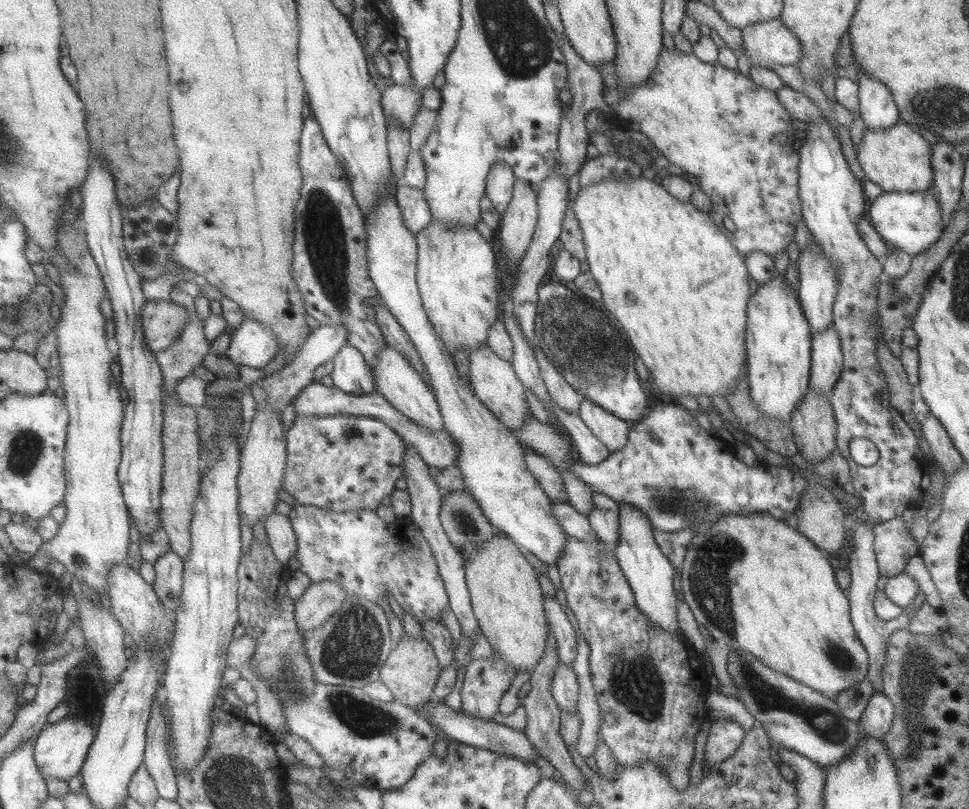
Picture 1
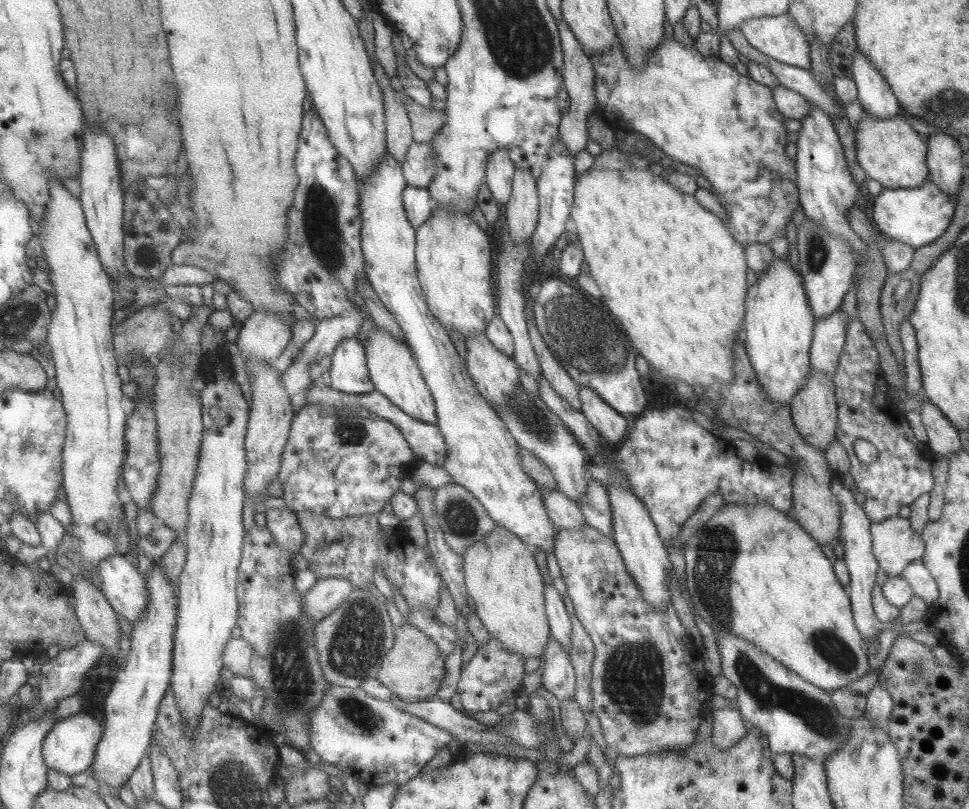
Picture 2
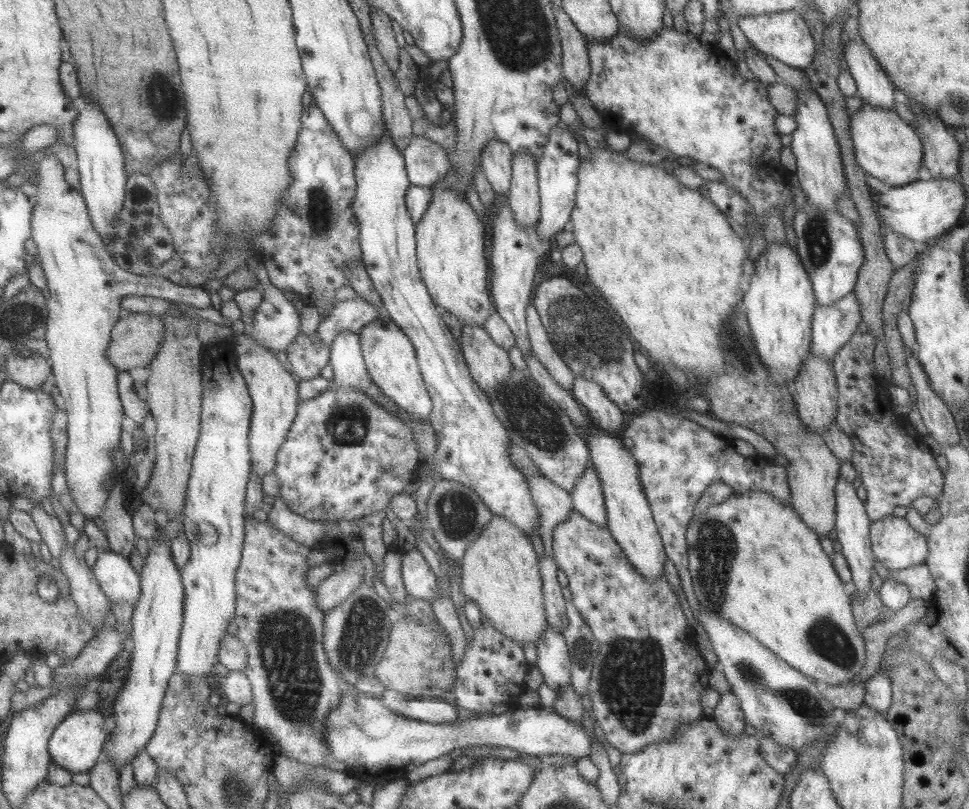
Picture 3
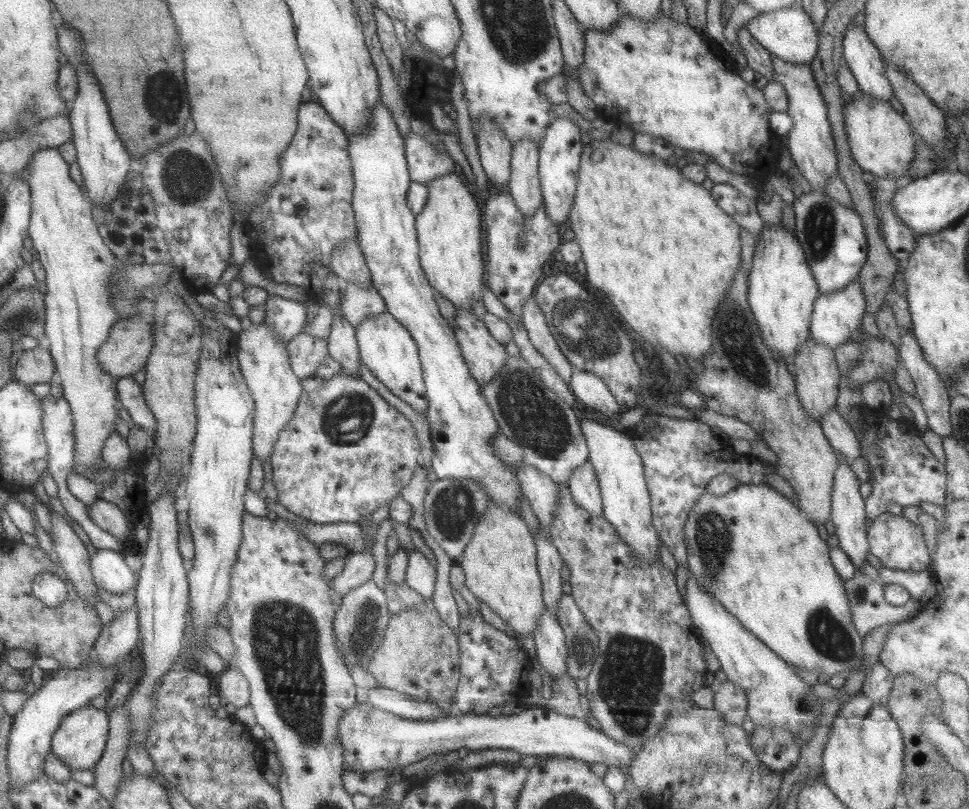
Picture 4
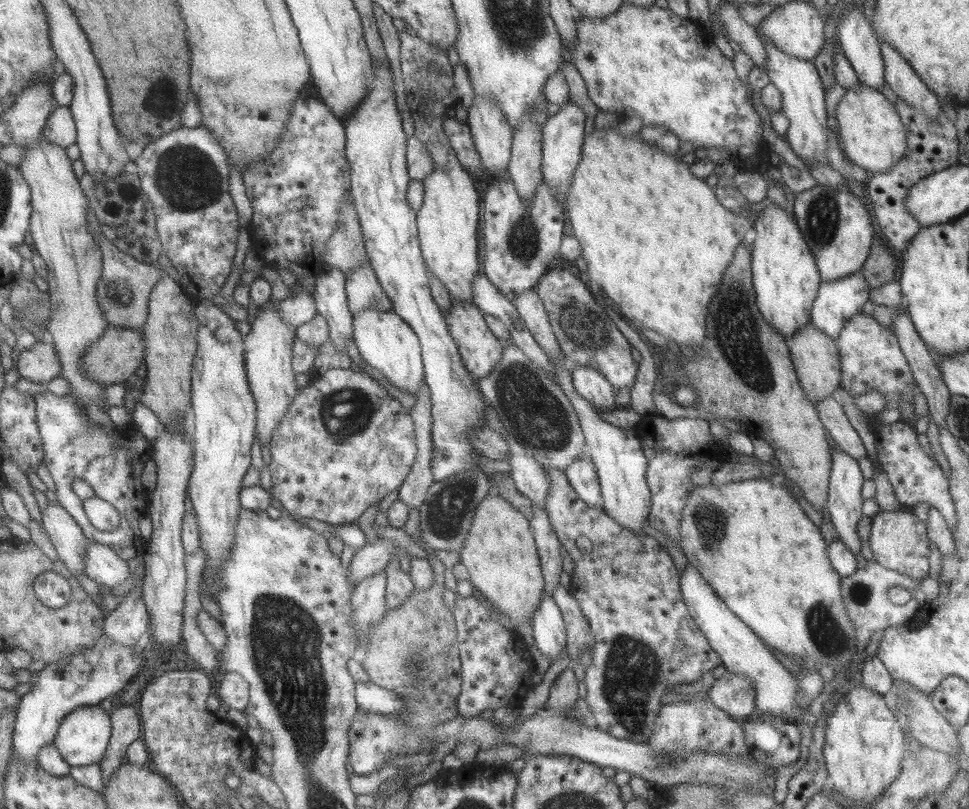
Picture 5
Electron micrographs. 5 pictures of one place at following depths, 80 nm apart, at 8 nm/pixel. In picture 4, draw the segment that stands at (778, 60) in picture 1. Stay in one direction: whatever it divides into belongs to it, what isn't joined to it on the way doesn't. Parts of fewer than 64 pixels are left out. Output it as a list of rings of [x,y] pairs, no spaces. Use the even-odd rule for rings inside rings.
[[[800,1],[779,10],[760,13],[743,27],[753,40],[757,41],[767,52],[791,64],[809,64],[814,58],[818,47],[818,32],[815,23],[805,15]]]

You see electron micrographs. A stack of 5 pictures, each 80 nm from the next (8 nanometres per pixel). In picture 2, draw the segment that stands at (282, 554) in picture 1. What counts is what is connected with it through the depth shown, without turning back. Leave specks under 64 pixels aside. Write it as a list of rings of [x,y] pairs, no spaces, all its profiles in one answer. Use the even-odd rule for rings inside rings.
[[[287,508],[284,510],[267,509],[264,516],[265,527],[273,534],[278,546],[282,546],[282,550],[297,553],[302,545],[304,534],[299,528],[296,514]]]

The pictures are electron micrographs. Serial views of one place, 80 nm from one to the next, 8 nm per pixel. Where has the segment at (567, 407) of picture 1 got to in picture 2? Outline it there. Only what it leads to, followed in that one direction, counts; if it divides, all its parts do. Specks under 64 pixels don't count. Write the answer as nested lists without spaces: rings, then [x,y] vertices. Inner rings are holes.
[[[533,314],[530,318],[527,318],[526,327],[528,337],[537,357],[541,376],[549,383],[551,389],[557,393],[557,396],[561,397],[563,401],[567,401],[569,407],[577,411],[581,410],[578,385],[571,380],[563,366],[559,364],[550,352],[550,349],[543,342],[539,331],[536,329]]]

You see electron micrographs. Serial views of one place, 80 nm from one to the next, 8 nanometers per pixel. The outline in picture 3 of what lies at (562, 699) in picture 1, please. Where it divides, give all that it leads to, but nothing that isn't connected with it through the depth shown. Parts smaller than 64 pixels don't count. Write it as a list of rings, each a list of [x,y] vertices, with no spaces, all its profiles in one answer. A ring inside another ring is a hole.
[[[548,624],[535,643],[536,663],[543,682],[555,693],[570,686],[571,665],[564,636],[555,632]]]

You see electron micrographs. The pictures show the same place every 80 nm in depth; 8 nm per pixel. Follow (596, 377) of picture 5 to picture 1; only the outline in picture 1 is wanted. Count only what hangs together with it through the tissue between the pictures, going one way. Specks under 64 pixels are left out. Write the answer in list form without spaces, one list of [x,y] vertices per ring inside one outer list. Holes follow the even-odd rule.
[[[587,399],[581,400],[577,414],[593,436],[605,445],[610,453],[621,450],[627,443],[631,423],[595,407],[595,404]]]

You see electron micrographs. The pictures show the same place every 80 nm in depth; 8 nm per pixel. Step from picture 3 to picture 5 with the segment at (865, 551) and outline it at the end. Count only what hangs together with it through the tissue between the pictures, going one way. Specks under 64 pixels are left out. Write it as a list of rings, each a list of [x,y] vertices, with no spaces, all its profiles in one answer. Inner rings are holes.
[[[837,447],[835,451],[830,449],[832,463],[830,464],[830,475],[828,476],[828,491],[825,508],[829,513],[828,520],[833,524],[837,532],[838,540],[840,540],[847,550],[853,554],[857,554],[861,550],[861,540],[857,534],[857,522],[862,515],[862,498],[860,496],[861,484],[863,477],[861,471],[857,467],[855,458],[847,456],[842,450]]]

